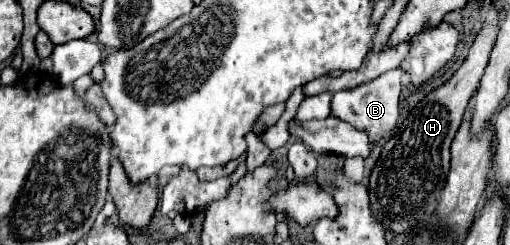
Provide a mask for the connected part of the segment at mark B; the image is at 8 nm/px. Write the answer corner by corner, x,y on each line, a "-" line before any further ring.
401,68
397,70
389,70
385,74
381,74
379,78
365,82
353,90
341,90
337,94
333,94
331,100
331,114
347,124
351,124
357,130
363,130
369,140
373,144
377,144
377,140
381,136
385,136
387,132
391,132
395,128
395,122
399,118
399,94
401,94

